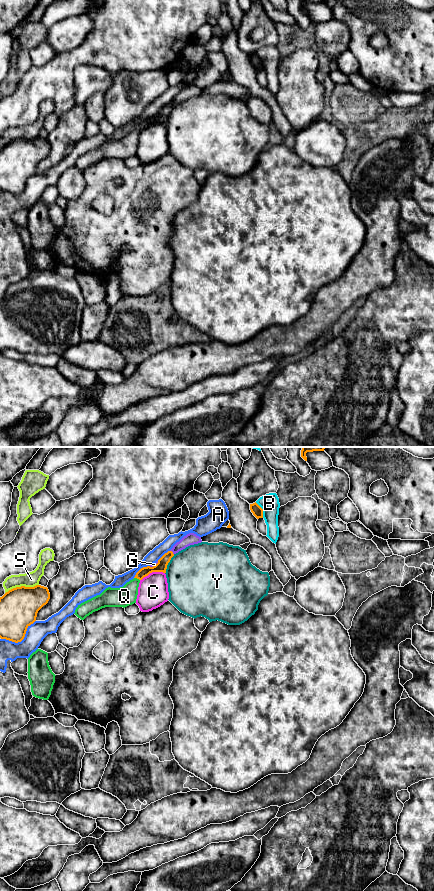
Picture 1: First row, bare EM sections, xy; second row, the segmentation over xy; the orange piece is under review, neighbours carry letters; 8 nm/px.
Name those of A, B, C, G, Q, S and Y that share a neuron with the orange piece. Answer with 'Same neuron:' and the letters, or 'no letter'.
Same neuron: no letter

